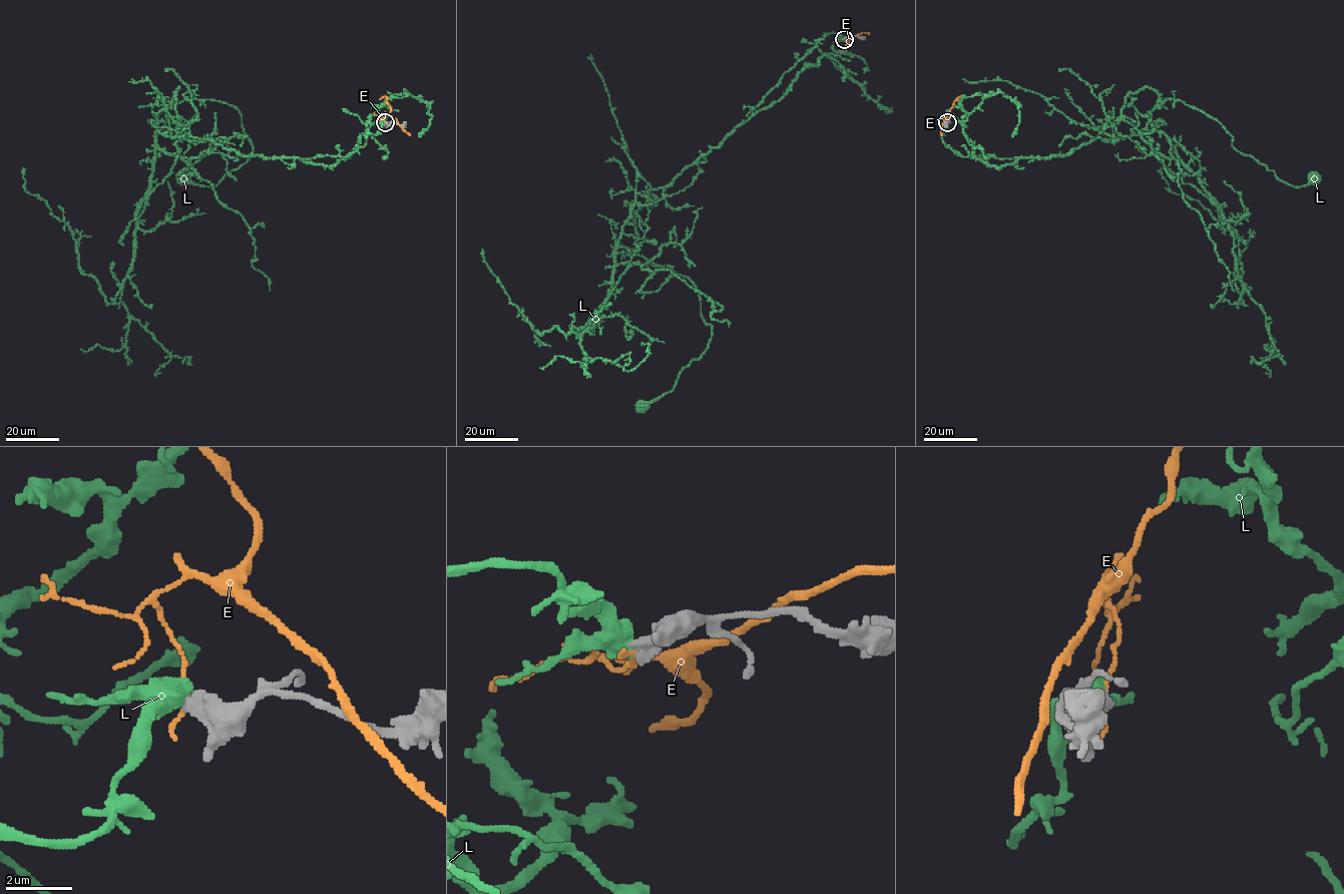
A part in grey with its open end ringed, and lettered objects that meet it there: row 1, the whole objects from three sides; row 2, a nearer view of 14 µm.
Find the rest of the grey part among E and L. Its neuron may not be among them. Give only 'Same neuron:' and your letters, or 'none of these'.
Same neuron: L

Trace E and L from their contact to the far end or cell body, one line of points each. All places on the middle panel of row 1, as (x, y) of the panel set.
E: (844, 39), (869, 33)
L: (845, 39), (826, 33), (661, 198), (632, 207), (616, 244), (686, 276), (712, 325), (674, 387), (639, 407)

